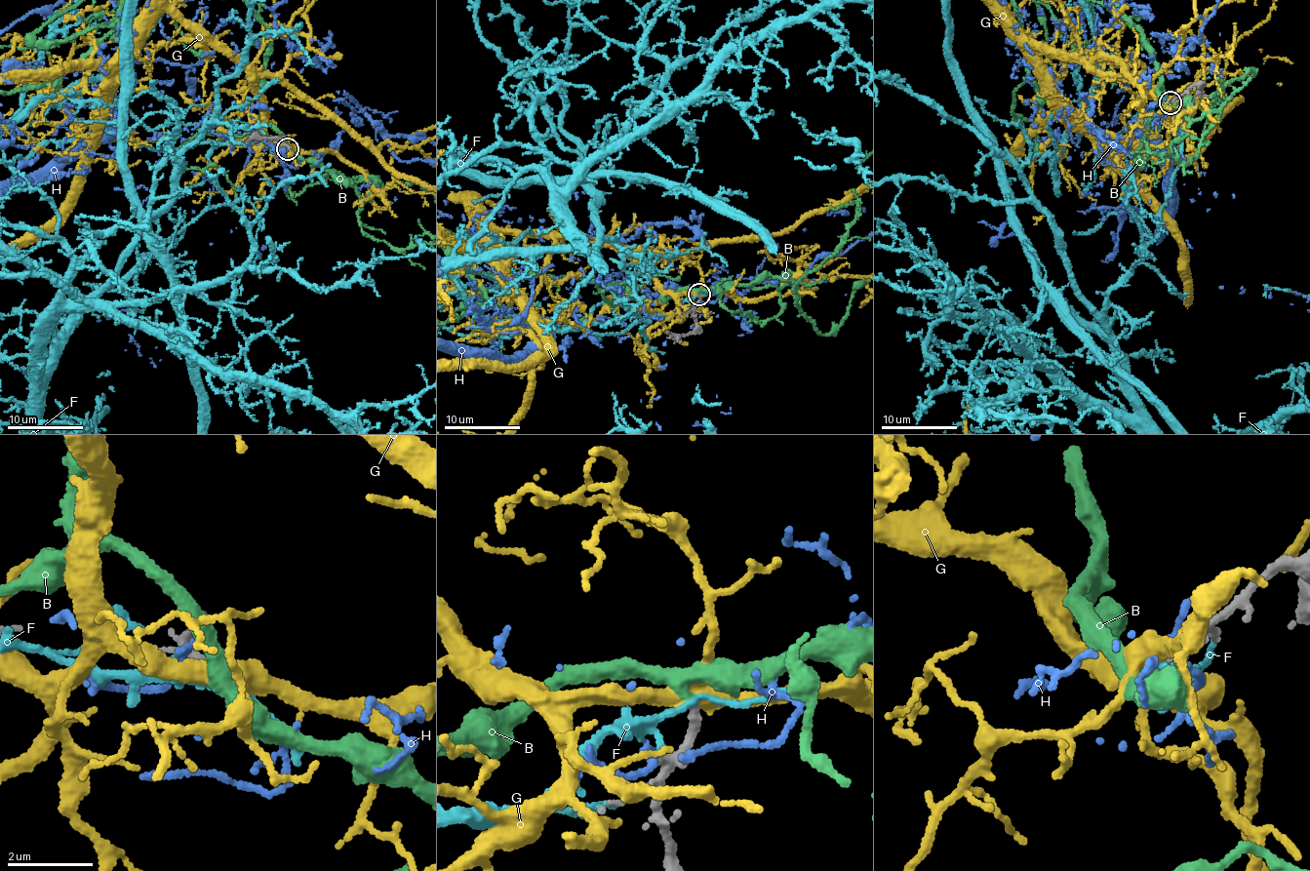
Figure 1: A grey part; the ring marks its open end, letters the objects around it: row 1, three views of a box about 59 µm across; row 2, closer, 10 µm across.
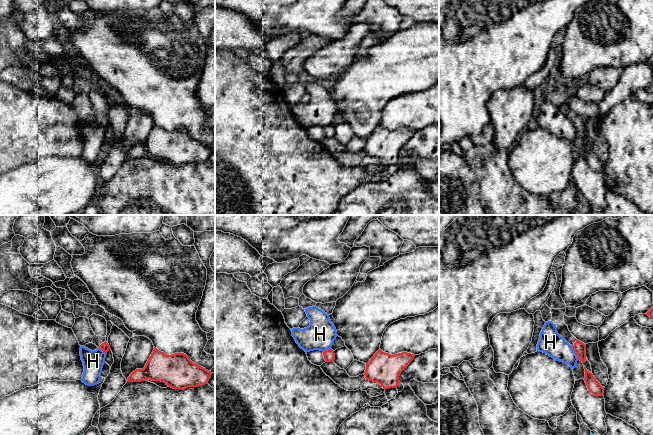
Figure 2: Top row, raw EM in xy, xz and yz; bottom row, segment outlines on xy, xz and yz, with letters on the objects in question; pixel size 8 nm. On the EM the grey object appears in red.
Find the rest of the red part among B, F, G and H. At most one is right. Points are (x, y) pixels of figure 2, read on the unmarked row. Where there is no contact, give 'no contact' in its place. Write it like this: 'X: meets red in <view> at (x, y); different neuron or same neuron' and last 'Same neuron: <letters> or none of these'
B: no contact; same neuron
F: no contact; different neuron
G: no contact; different neuron
H: meets red in yz at (575, 128); different neuron
Same neuron: B

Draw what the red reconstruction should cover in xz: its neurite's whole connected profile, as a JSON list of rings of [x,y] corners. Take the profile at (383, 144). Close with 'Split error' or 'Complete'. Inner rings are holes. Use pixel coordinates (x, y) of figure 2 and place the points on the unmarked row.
[[[379,125],[366,140],[366,156],[379,159],[383,165],[397,164],[401,148],[415,131],[407,128],[391,131]]]. Complete

